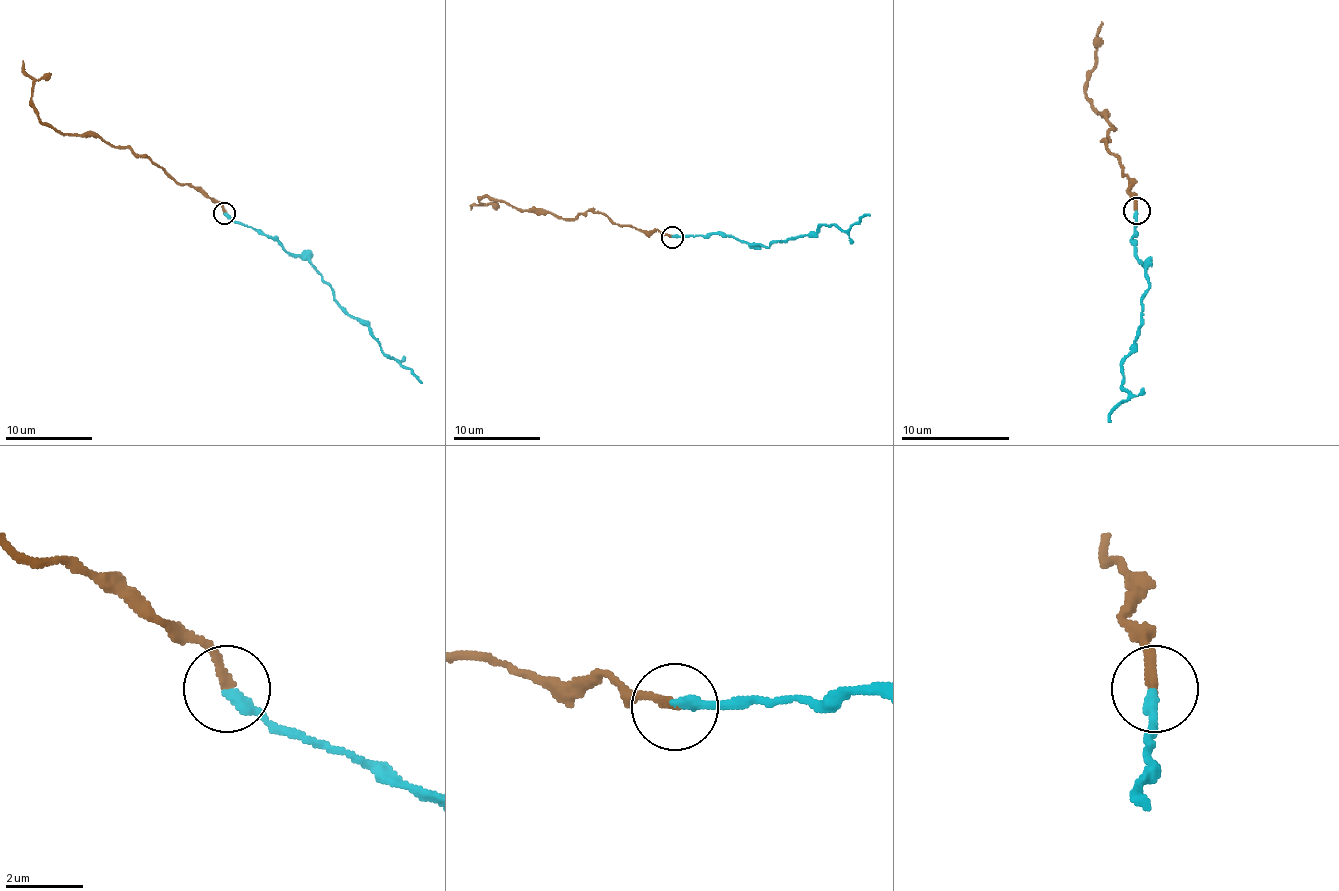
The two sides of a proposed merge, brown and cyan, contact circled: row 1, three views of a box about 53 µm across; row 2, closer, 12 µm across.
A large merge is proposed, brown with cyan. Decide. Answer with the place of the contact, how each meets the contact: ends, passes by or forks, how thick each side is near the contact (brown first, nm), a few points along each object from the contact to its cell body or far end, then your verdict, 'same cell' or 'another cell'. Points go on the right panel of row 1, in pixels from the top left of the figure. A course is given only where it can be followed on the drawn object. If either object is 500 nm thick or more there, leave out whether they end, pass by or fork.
place (1136, 211); brown ends; cyan ends; calibres 240 and 320 nm; course brown (1137, 210), (1124, 167), (1105, 142), (1113, 126), (1086, 97), (1102, 21); course cyan (1137, 210), (1132, 240), (1145, 264), (1148, 288), (1140, 334), (1124, 361), (1121, 386), (1129, 394), (1107, 421); same cell

